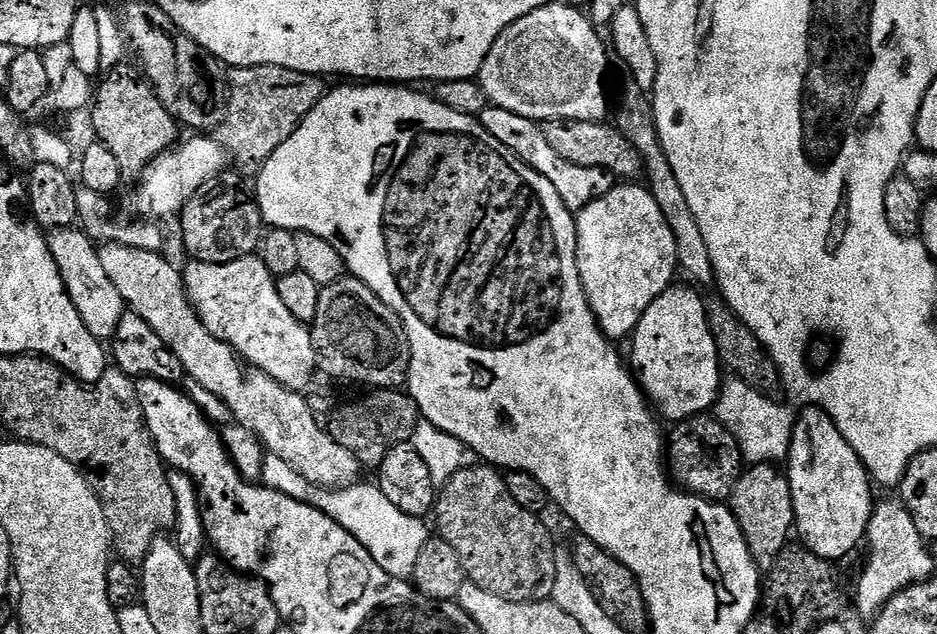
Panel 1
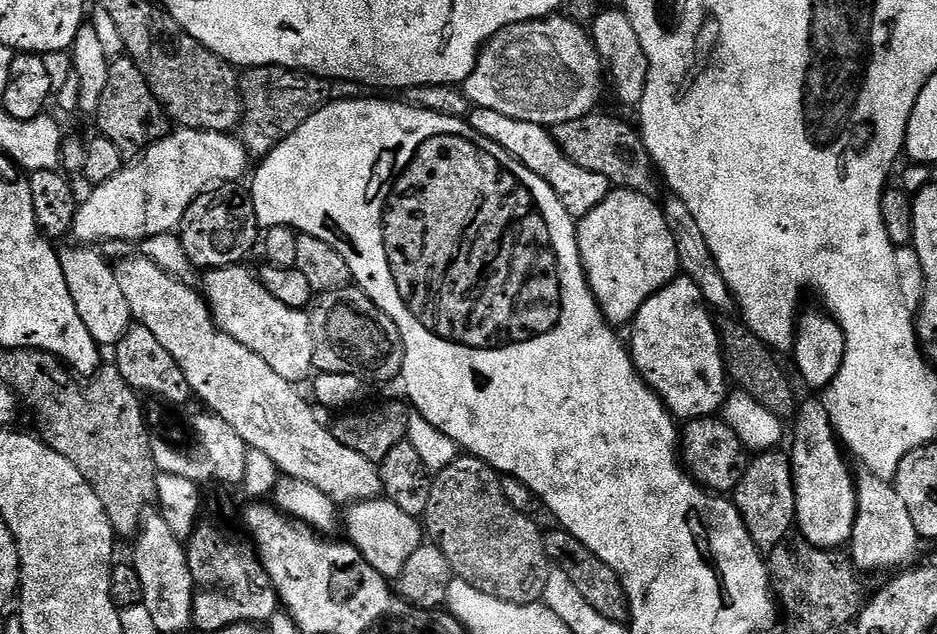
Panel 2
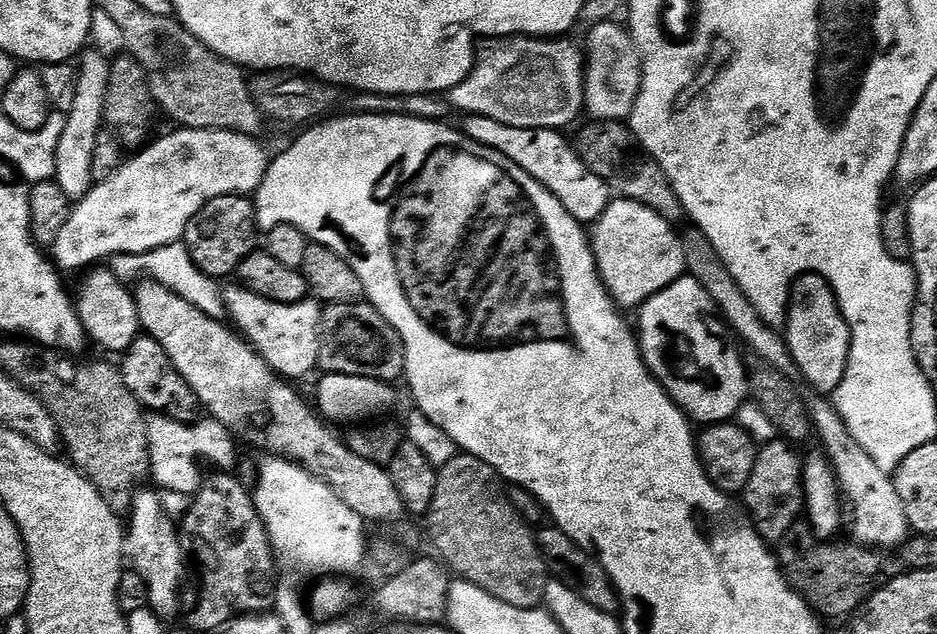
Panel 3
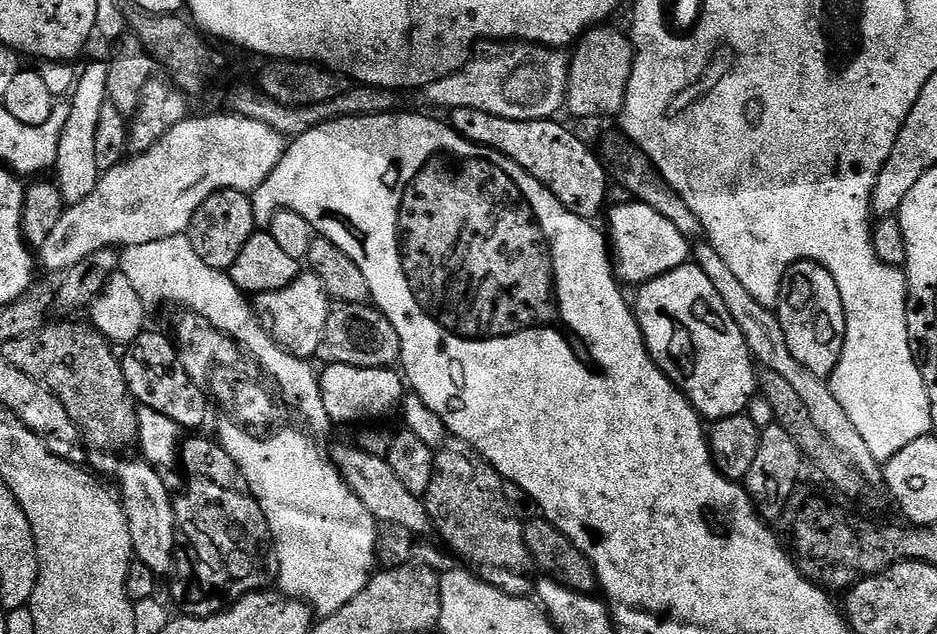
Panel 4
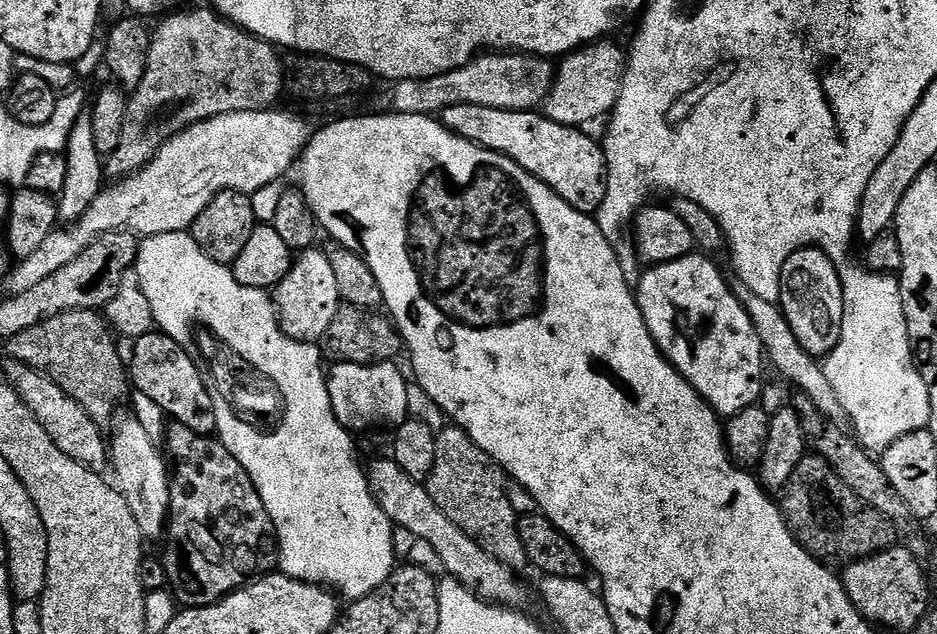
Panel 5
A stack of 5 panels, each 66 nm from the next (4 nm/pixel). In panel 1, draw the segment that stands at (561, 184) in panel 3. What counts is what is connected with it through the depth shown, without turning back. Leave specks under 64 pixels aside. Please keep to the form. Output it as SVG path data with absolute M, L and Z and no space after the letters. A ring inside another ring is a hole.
M488 106L478 119L489 134L498 138L498 142L502 142L502 146L506 146L519 160L526 162L526 166L542 174L542 178L546 178L546 182L550 182L550 186L558 190L558 198L562 198L562 202L574 214L590 206L590 202L605 196L614 186L614 177L606 169L574 166L561 158L546 142L541 125L535 120L522 118L510 110L502 110L495 106Z

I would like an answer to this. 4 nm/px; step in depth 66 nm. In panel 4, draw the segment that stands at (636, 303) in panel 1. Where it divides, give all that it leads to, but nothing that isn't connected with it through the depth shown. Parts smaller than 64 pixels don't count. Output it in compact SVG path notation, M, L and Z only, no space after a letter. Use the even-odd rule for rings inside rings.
M629 203L620 204L612 213L607 213L609 216L606 232L610 237L610 252L614 257L617 277L625 285L639 286L689 263L690 240L683 236L682 231L649 205Z

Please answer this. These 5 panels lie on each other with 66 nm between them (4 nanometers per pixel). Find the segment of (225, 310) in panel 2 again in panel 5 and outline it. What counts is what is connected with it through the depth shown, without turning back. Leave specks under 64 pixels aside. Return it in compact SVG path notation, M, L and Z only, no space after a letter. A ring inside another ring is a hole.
M322 250L301 252L295 257L290 274L286 274L274 290L274 303L280 317L280 327L290 338L316 342L326 334L326 330L330 330L330 322L334 322L334 314L342 307L342 301L334 270Z

